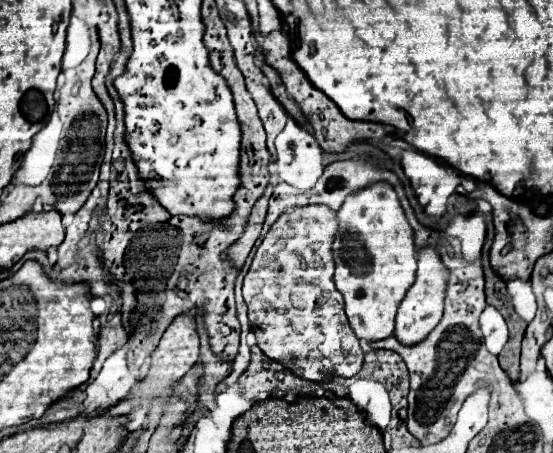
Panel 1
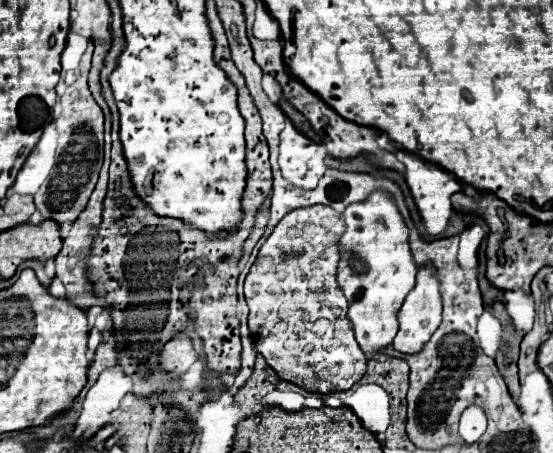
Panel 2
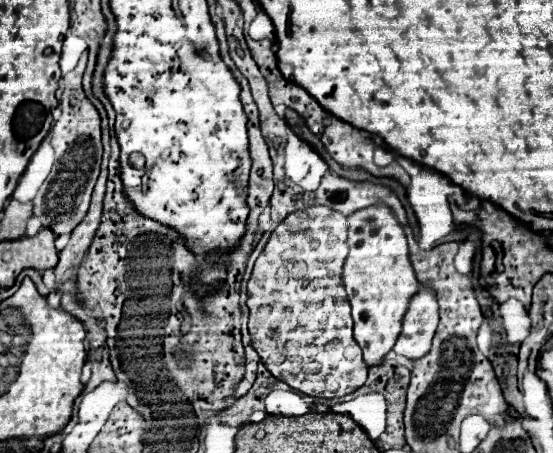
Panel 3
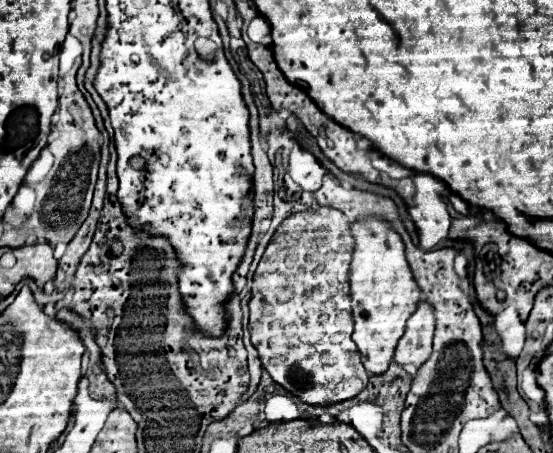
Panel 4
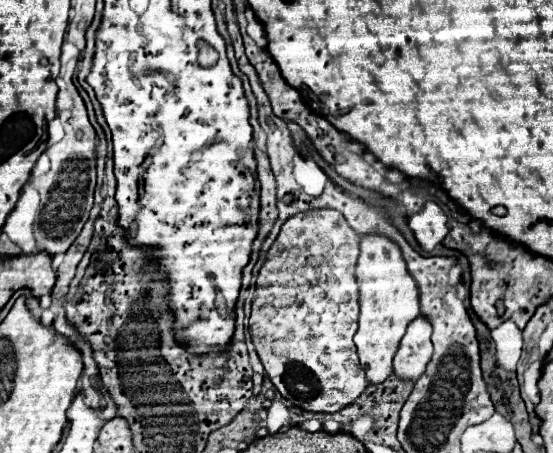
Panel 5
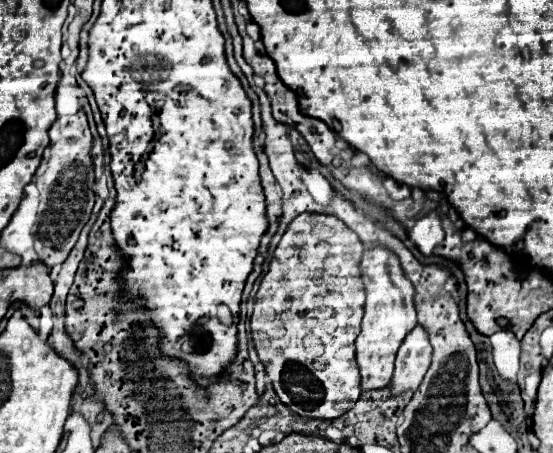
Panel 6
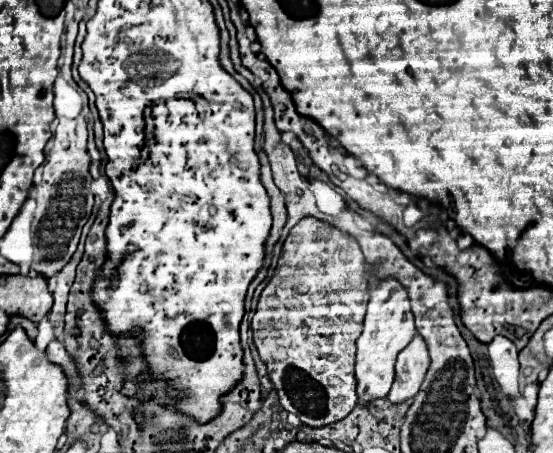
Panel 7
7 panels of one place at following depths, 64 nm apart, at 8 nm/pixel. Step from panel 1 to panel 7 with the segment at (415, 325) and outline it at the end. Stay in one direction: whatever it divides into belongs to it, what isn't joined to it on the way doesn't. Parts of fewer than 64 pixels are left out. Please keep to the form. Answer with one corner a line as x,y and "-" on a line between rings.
414,336
412,344
408,344
408,348
404,348
404,352
400,352
400,356
398,356
396,380
392,384
388,400
392,404
402,404
402,402
414,398
422,386
428,364
430,364
428,348
426,348
422,336

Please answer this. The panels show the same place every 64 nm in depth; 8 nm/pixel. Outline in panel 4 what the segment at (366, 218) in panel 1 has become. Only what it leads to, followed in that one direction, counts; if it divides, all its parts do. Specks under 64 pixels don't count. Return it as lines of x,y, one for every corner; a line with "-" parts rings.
368,218
360,224
352,224
352,236
356,240
350,264
350,292
356,322
352,340
358,346
366,372
370,376
380,376
388,370
394,348
406,330
406,320
416,312
422,292
406,262
402,238
396,236
384,220

